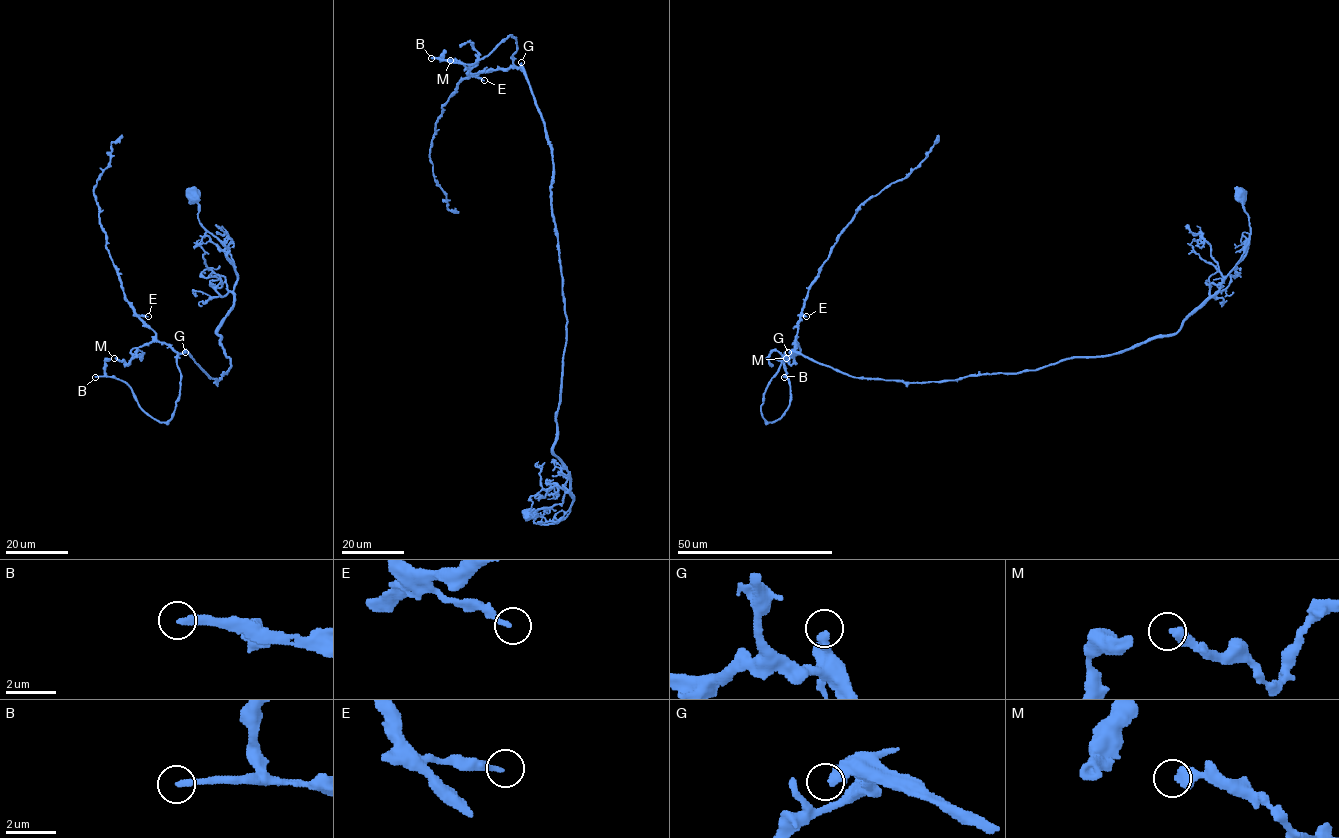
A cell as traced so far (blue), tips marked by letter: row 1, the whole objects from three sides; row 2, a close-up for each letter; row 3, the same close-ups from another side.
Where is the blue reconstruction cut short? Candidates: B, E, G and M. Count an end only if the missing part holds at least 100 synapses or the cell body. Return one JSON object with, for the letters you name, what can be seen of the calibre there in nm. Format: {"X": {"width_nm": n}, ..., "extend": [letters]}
{"B": {"width_nm": 280}, "extend": ["B"]}

